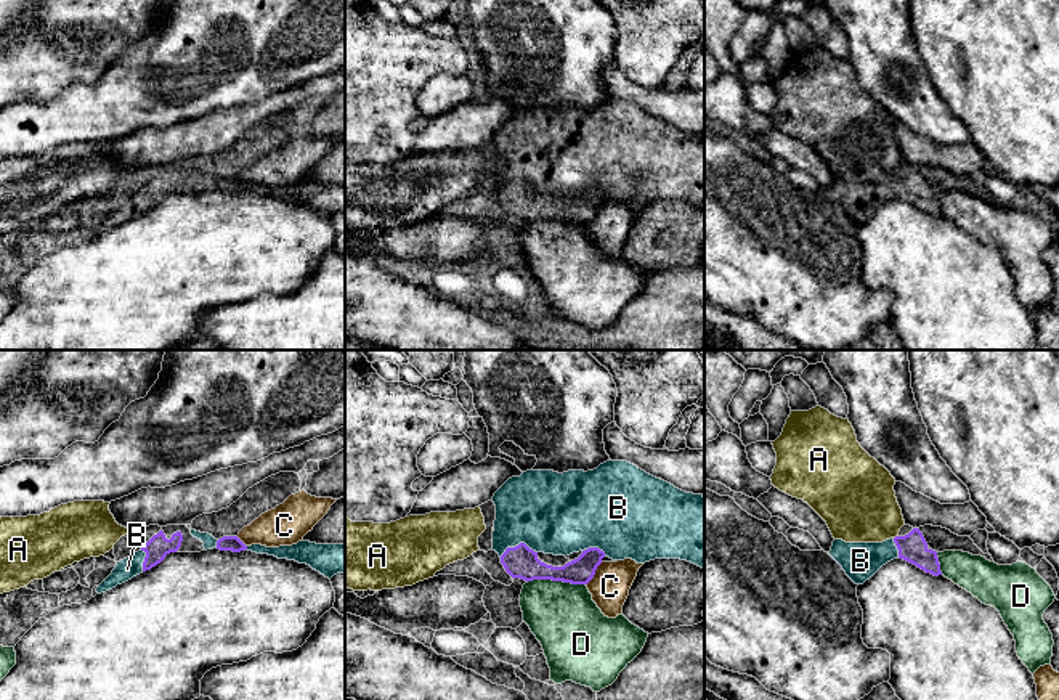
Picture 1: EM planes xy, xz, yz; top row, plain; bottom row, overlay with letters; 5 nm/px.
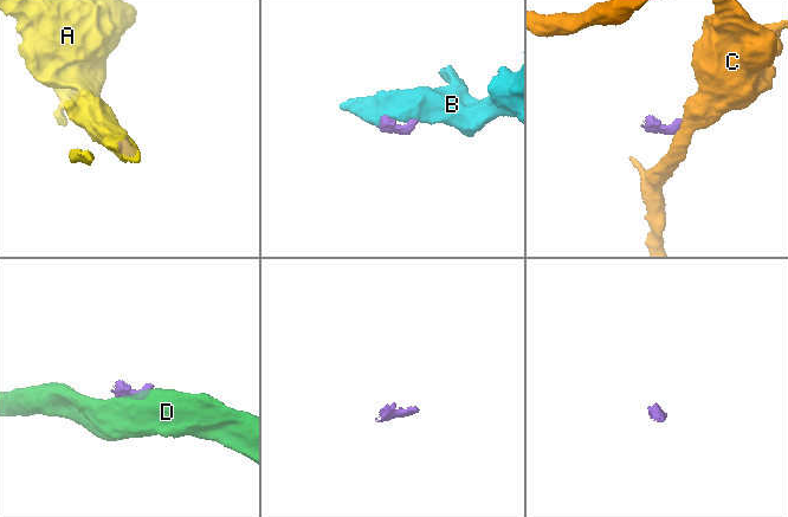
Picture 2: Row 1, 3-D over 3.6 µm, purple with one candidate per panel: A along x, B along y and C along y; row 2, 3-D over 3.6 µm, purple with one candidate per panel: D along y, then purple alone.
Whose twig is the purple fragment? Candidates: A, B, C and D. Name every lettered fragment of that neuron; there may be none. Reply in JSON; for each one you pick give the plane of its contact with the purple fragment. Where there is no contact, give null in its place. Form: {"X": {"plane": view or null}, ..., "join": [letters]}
{"B": {"plane": "xz"}, "join": ["B"]}

